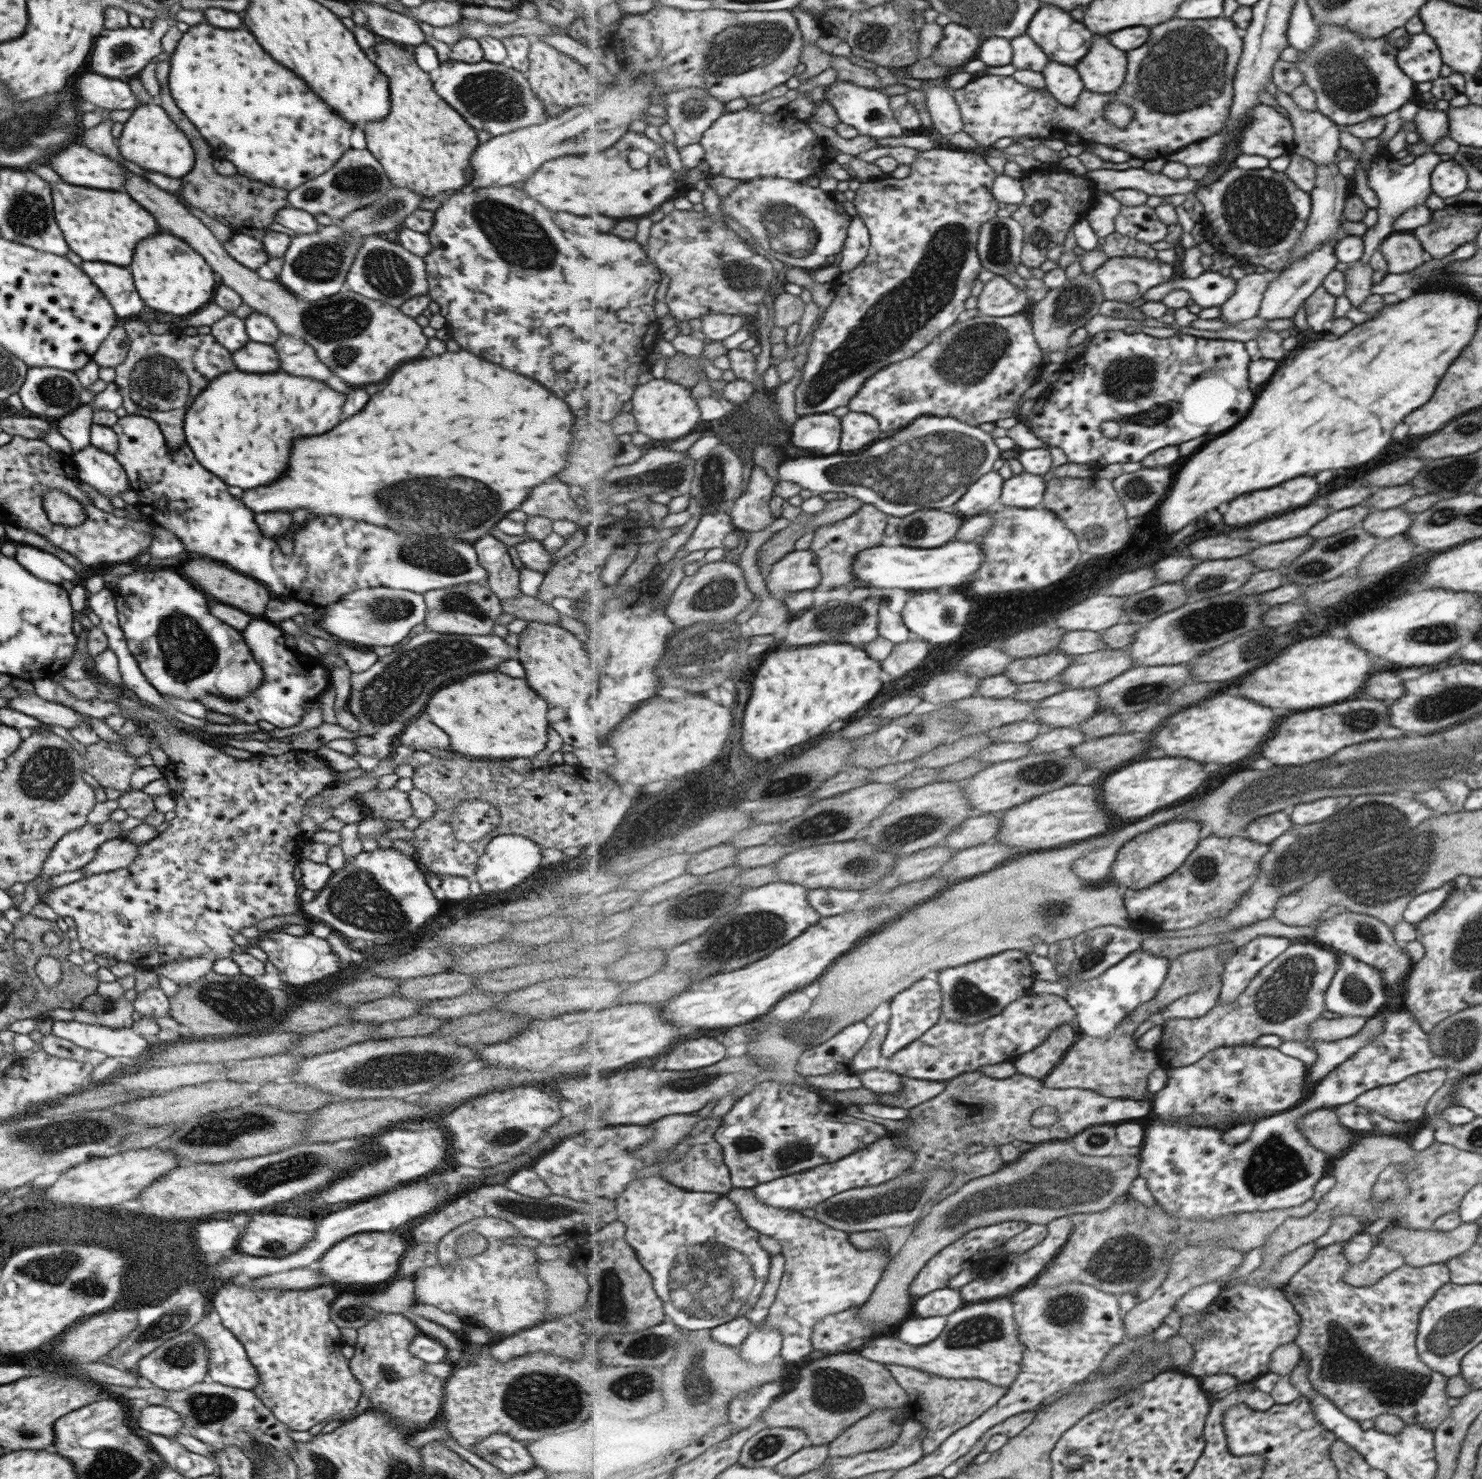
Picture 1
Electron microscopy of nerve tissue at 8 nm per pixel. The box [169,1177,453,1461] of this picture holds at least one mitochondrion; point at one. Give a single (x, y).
(205, 1409)

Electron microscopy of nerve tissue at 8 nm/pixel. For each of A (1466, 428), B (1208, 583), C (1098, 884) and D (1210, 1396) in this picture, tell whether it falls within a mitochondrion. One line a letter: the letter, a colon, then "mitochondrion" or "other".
A: mitochondrion
B: mitochondrion
C: other
D: other

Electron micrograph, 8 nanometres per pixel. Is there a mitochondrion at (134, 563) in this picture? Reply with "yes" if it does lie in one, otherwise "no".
no

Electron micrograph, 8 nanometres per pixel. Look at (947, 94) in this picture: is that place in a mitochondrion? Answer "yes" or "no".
no

